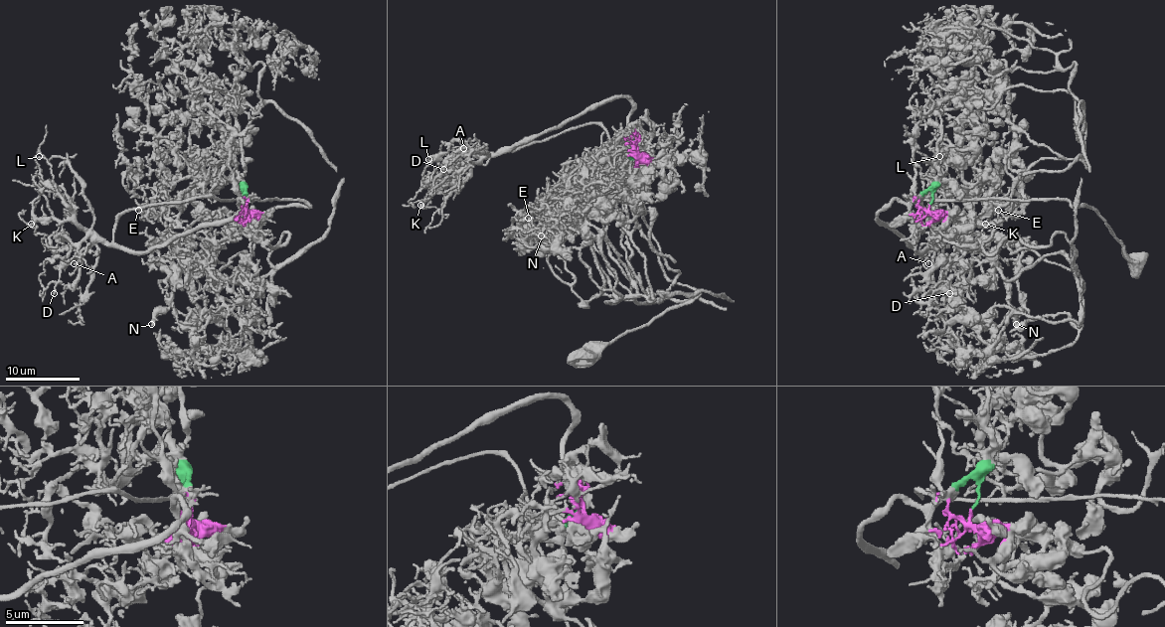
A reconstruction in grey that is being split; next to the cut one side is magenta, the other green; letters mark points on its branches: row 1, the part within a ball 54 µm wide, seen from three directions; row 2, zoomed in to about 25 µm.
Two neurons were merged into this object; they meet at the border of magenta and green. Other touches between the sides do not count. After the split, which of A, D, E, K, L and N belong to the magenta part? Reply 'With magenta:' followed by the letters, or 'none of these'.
With magenta: E, N

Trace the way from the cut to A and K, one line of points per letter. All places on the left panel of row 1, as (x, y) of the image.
A: (248, 205), (246, 191), (237, 214), (201, 223), (147, 250), (125, 250), (86, 237), (74, 263)
K: (248, 205), (246, 191), (237, 214), (147, 250), (95, 241), (81, 256), (55, 248), (31, 223)

